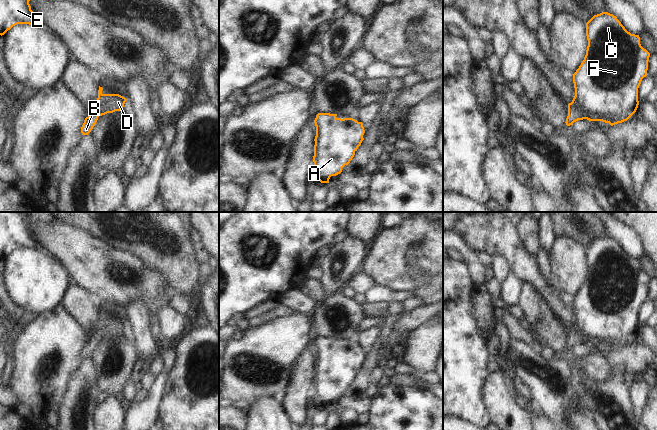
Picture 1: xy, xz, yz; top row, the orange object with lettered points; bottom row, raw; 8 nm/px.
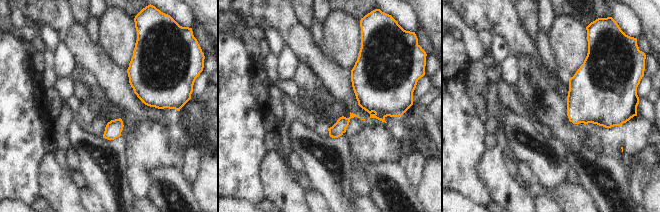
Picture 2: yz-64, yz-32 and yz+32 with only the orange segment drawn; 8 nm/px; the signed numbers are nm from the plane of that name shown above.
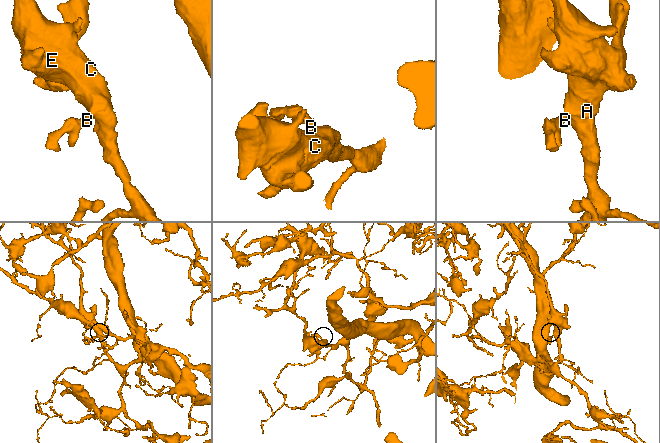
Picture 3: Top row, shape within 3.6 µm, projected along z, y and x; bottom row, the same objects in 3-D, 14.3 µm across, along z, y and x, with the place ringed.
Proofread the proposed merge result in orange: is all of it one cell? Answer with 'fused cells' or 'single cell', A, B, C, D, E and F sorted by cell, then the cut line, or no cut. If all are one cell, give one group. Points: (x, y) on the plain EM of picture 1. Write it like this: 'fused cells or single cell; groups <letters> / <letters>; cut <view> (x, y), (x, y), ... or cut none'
single cell; groups A B C D E F; cut none

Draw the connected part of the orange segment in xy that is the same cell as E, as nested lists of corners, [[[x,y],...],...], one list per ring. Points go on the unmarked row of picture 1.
[[[0,212],[0,259],[17,248],[40,248],[29,225],[47,224],[54,219],[52,212]]]

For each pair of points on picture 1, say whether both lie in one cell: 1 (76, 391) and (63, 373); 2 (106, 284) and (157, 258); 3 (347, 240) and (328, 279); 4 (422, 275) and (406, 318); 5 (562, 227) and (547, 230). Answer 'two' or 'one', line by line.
1: two
2: two
3: one
4: two
5: two

